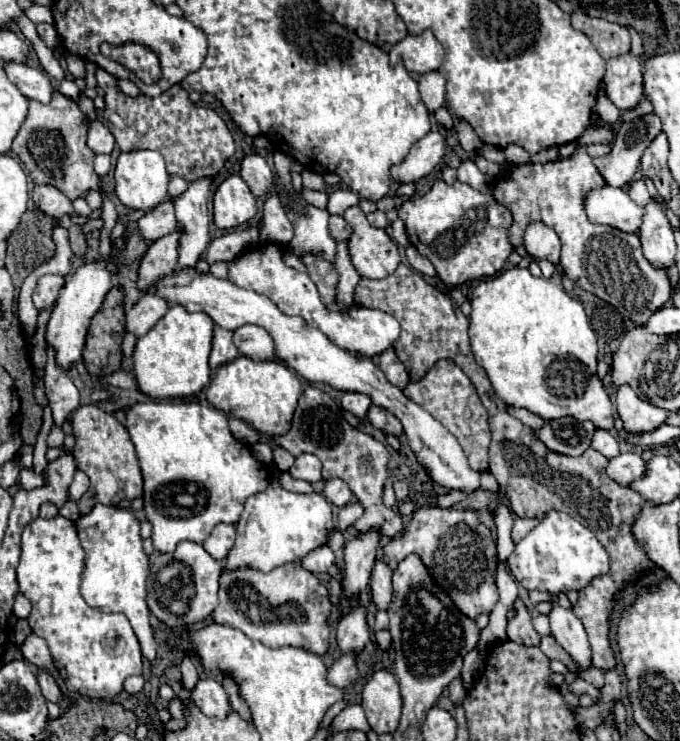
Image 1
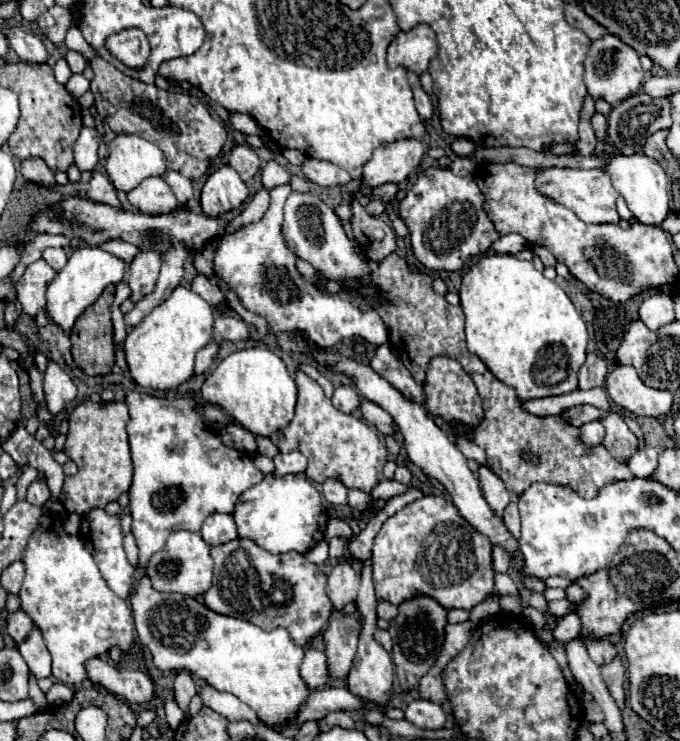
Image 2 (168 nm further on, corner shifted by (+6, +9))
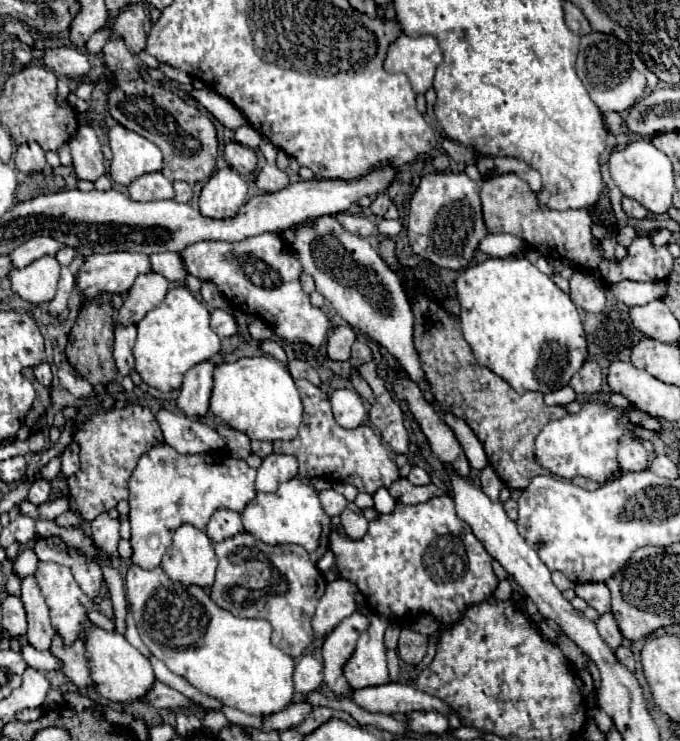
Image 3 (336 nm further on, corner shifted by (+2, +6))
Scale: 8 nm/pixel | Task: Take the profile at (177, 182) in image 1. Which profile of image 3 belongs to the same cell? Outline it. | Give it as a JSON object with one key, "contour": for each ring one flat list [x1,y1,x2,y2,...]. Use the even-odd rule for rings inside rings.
{"contour":[[176,182,174,184,174,190,176,190,176,202,188,202,192,198,192,186,188,182]]}

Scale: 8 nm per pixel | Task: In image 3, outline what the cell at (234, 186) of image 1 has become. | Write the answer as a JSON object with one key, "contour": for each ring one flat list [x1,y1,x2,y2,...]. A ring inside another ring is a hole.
{"contour":[[222,168,204,184,198,204,200,212,208,218,230,218,244,206,248,194,246,182,232,168]]}

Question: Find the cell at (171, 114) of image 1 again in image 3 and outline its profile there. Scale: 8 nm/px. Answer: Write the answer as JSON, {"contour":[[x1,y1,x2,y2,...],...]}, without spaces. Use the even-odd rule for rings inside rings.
{"contour":[[112,36,104,46,104,66,116,74,116,84,108,92,110,114,116,122,126,126,128,130,138,132,140,136,154,142,164,154,162,174,168,180,184,180,188,184,196,184,206,180,216,166,218,156,218,138,216,128,206,114,202,114,196,106,186,104,180,96,172,94,162,86,152,86,142,78,142,68,136,64,134,54,126,48,120,36]]}

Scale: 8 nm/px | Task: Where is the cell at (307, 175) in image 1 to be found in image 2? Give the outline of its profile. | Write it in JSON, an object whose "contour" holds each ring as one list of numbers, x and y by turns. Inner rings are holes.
{"contour":[[270,161,264,169,262,169,262,185,266,189,274,189,278,185,284,185,292,179,292,173,288,169,284,169,282,165]]}

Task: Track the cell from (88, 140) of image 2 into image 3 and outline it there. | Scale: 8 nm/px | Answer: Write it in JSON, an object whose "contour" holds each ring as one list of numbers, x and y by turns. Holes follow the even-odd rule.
{"contour":[[90,126,78,128,76,136,70,140,72,166,78,180,96,182,104,174,104,158,100,152,100,142]]}

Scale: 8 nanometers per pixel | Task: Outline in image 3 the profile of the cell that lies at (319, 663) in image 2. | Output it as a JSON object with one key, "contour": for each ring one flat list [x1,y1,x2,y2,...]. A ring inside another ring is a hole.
{"contour":[[308,654,308,656,302,656,296,662,292,678,294,678,294,690,298,694,308,694,308,692,314,692,314,690,318,690,322,686,324,668,314,656]]}

